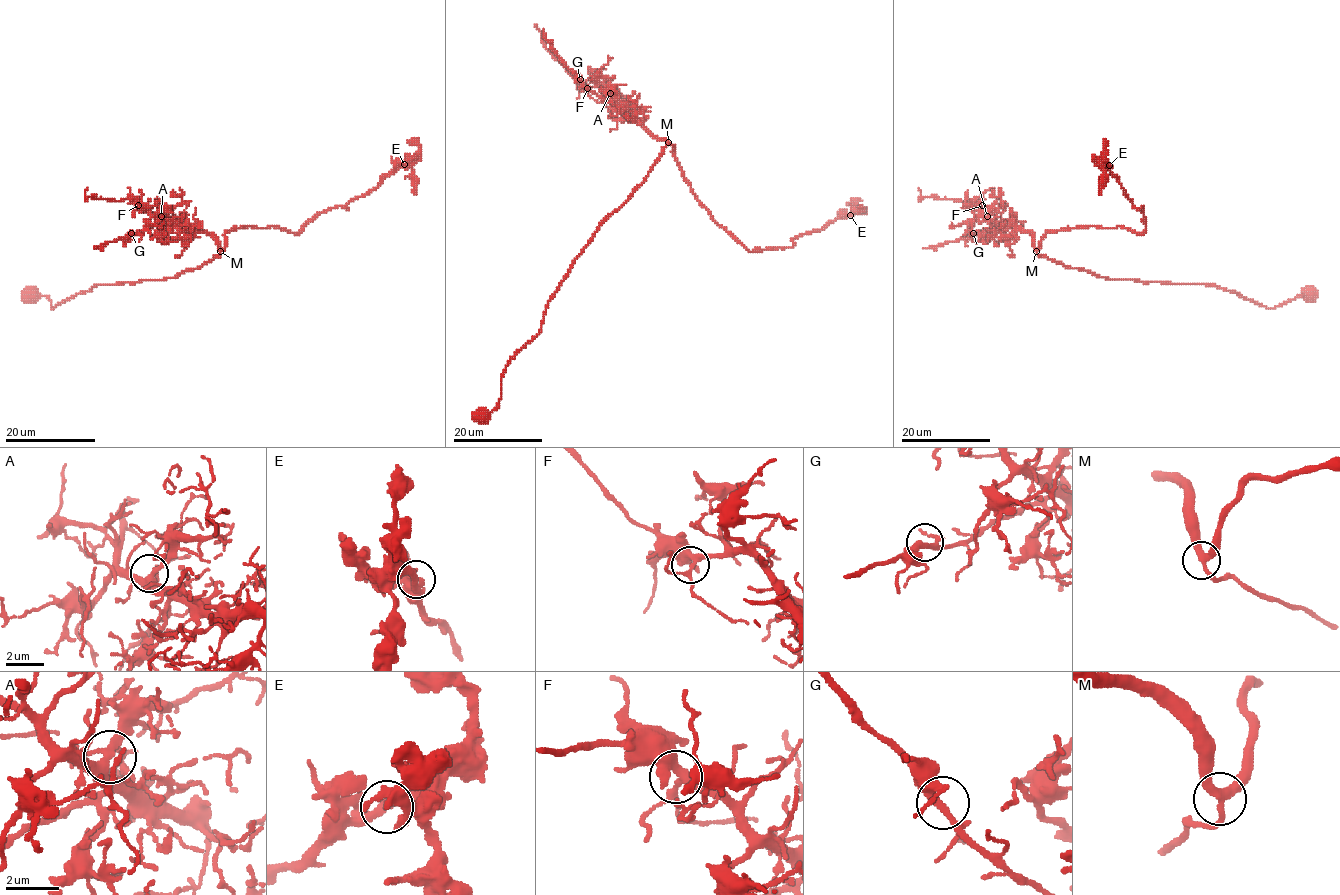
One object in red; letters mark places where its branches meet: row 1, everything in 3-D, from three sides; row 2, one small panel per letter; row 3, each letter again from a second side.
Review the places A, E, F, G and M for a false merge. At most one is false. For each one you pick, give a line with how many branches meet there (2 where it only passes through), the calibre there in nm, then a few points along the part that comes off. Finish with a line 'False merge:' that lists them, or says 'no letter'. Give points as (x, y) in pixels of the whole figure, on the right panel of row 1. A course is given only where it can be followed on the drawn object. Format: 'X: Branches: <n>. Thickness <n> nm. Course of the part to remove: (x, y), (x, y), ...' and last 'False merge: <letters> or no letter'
False merge: no letter

